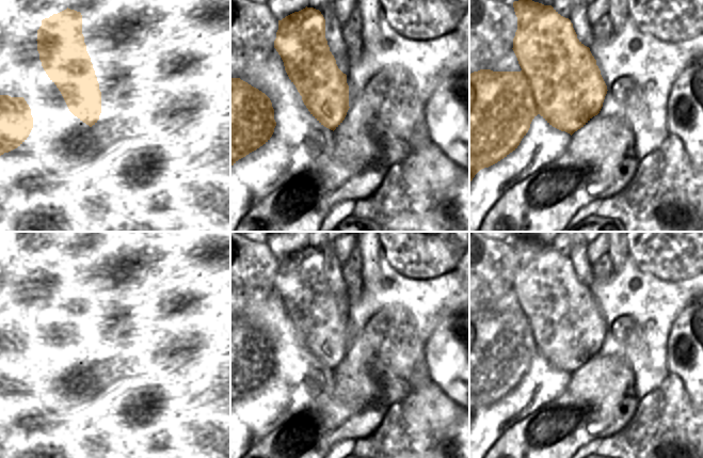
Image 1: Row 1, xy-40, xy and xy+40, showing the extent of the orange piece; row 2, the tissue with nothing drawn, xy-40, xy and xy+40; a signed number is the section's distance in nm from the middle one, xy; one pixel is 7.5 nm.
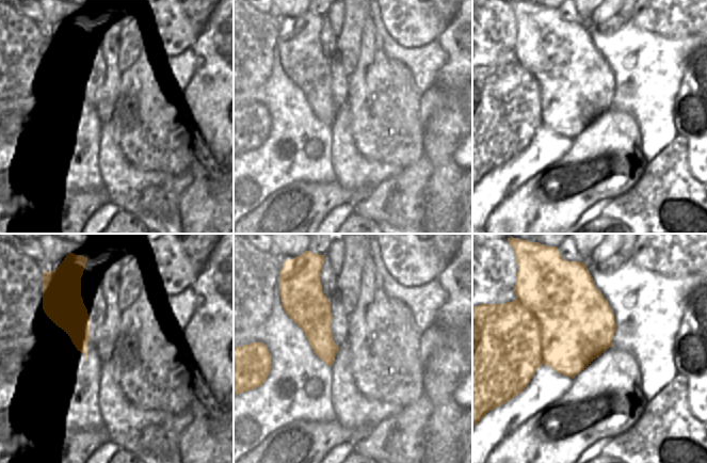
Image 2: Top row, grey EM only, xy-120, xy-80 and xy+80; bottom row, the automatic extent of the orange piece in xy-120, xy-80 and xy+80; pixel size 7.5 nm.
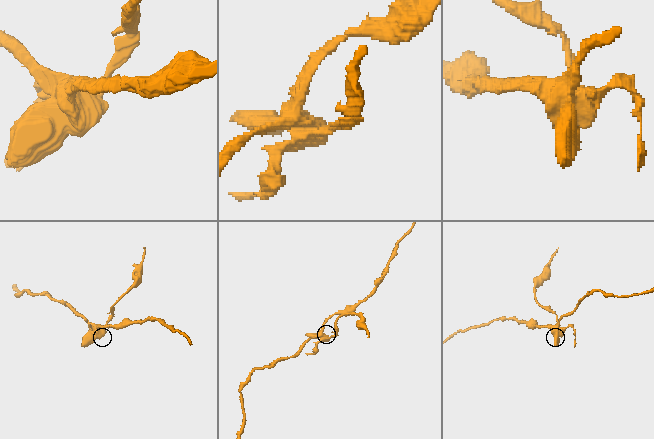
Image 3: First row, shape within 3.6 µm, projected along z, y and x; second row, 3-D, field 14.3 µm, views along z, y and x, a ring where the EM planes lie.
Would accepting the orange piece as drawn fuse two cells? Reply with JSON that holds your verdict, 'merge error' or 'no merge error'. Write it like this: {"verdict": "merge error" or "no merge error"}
{"verdict": "merge error"}

